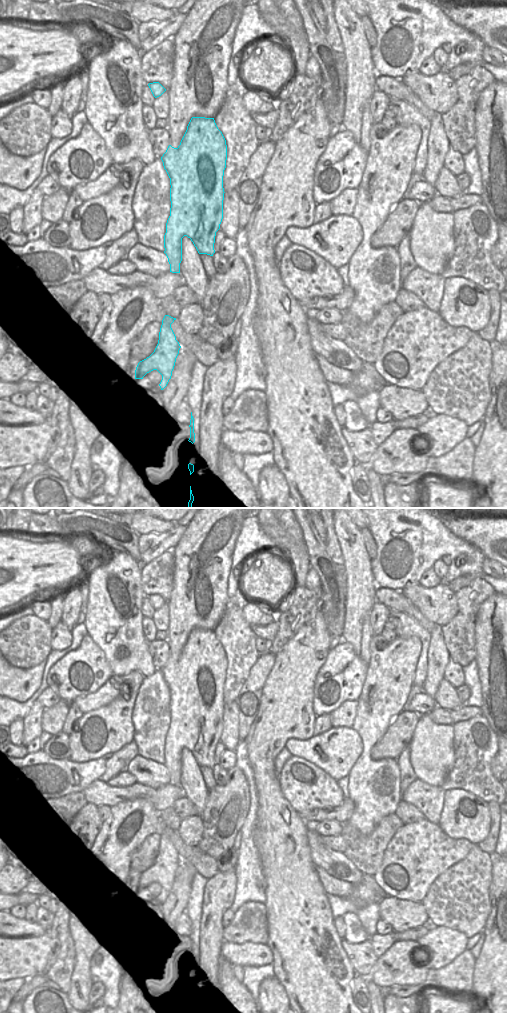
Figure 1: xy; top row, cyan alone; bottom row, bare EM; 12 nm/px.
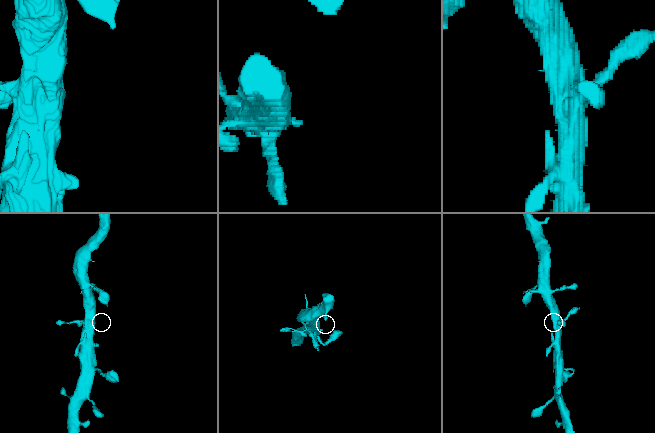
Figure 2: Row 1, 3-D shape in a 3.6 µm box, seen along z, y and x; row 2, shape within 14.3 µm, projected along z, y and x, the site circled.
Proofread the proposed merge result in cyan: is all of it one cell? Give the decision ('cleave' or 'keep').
keep

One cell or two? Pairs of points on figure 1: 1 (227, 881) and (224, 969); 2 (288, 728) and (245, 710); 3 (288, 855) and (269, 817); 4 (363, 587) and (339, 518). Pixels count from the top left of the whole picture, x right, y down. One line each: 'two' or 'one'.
1: two
2: two
3: one
4: one

